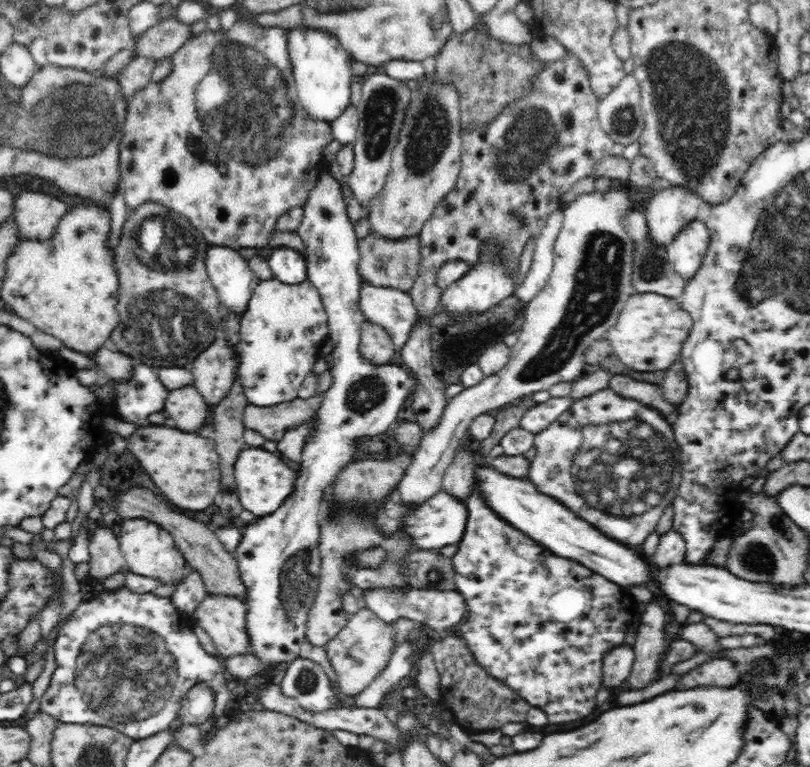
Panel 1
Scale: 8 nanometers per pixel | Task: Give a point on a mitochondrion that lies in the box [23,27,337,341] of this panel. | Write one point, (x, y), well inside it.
(234, 81)

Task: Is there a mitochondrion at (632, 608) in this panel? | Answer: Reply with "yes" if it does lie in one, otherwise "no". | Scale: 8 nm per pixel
no

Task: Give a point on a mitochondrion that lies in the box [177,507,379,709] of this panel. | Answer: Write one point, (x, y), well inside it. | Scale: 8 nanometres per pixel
(297, 579)

